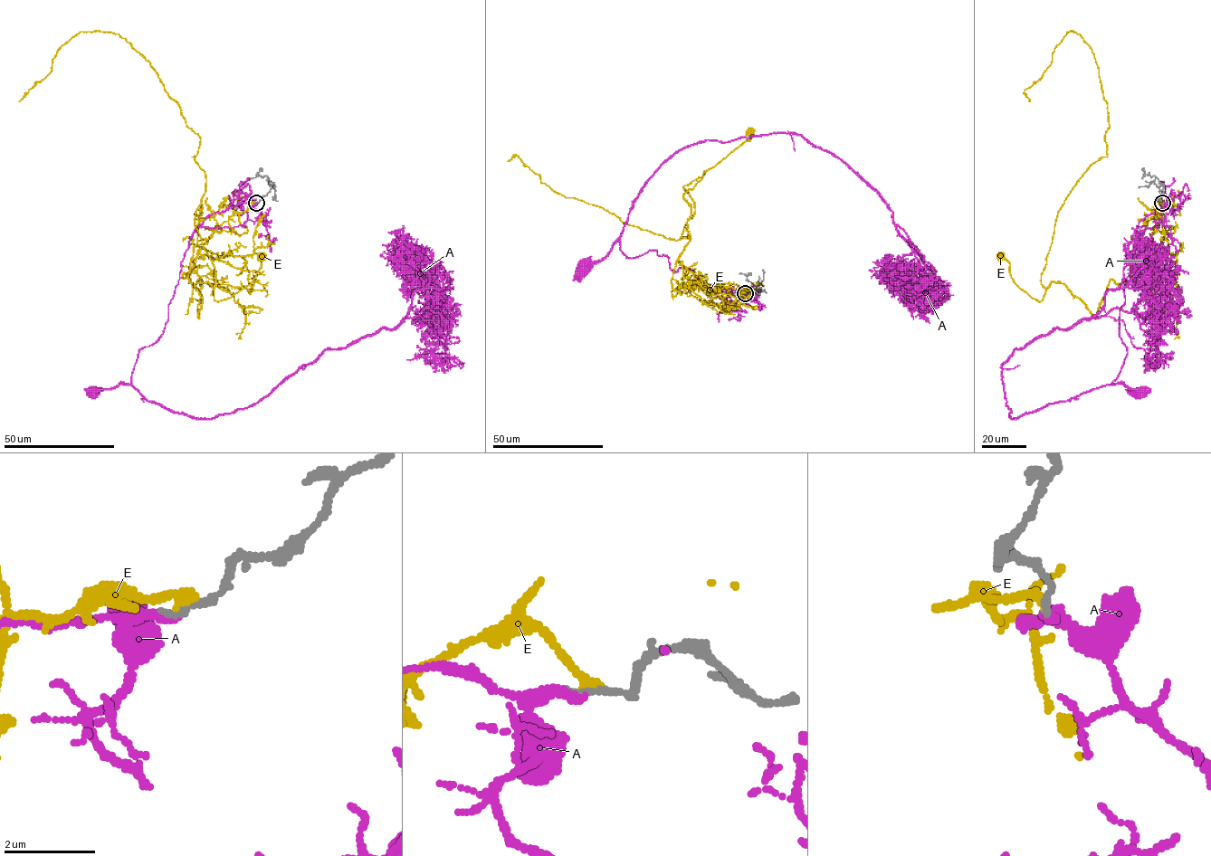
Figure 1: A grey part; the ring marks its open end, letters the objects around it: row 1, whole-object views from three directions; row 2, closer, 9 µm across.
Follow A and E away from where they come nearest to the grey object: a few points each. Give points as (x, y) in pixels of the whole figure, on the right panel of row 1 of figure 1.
A: (1162, 203), (1138, 224), (1140, 255), (1120, 309), (1119, 337), (1127, 356), (1110, 384), (1138, 392)
E: (1162, 203), (1152, 238), (1133, 248), (1129, 279), (1110, 280), (1095, 318), (1059, 282), (1034, 299), (1000, 257)

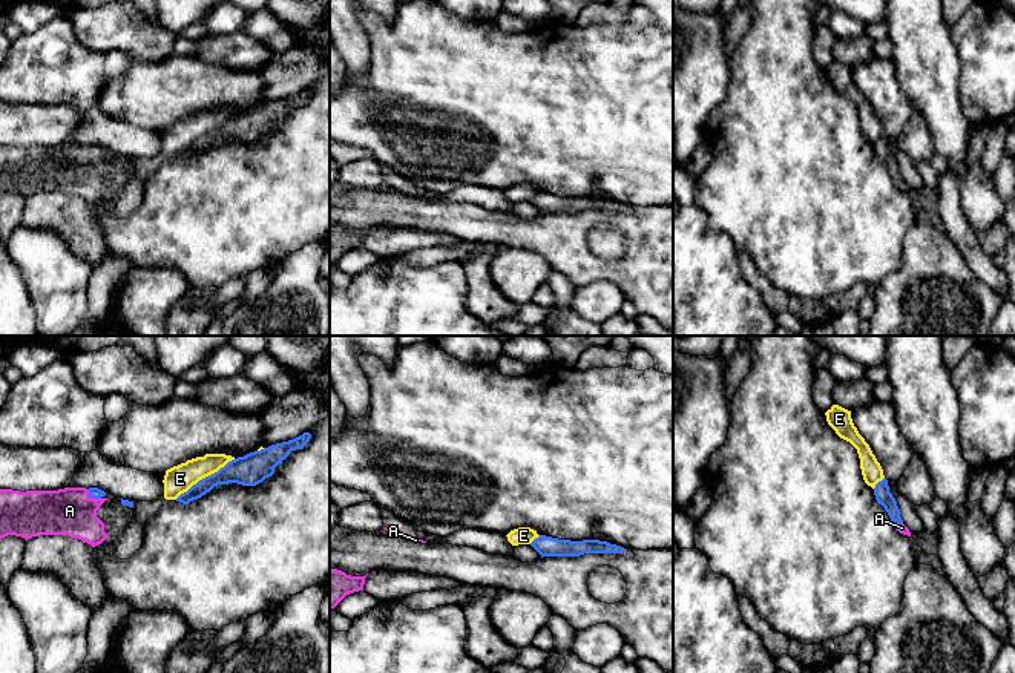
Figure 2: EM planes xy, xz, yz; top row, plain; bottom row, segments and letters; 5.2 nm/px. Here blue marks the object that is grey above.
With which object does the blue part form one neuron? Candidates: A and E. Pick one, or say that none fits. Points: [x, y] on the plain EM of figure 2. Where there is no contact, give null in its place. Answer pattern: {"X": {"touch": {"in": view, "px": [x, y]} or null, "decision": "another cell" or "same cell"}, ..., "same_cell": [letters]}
{"A": {"touch": {"in": "xy", "px": [92, 154]}, "decision": "same cell"}, "E": {"touch": {"in": "xy", "px": [206, 134]}, "decision": "another cell"}, "same_cell": ["A"]}

